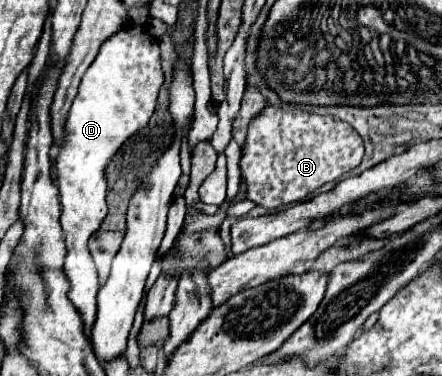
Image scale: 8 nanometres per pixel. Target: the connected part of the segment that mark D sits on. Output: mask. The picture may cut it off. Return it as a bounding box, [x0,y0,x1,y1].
[55,27,165,335]

